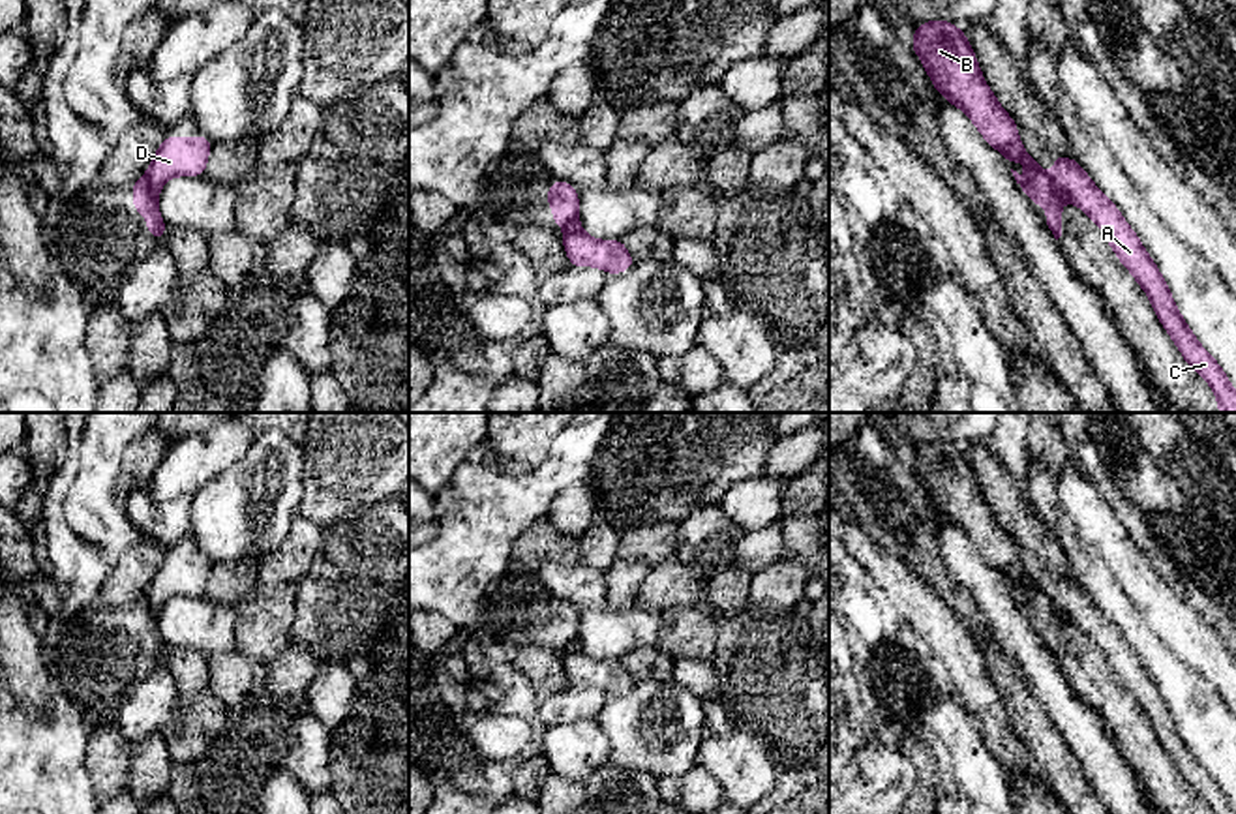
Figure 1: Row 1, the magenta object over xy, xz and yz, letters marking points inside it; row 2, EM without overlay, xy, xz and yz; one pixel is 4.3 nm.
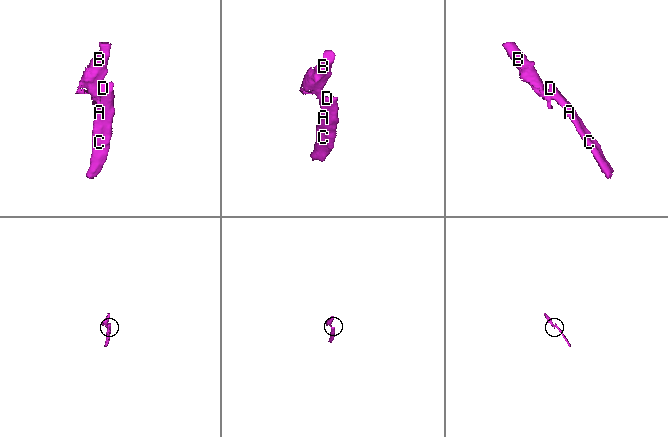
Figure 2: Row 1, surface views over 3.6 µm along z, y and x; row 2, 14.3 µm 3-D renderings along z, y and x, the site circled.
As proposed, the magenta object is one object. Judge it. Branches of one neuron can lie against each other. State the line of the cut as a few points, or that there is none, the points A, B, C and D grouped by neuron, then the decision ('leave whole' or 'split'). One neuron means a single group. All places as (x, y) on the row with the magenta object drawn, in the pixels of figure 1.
yz (1051, 177), (1064, 197) | A C D / B | split

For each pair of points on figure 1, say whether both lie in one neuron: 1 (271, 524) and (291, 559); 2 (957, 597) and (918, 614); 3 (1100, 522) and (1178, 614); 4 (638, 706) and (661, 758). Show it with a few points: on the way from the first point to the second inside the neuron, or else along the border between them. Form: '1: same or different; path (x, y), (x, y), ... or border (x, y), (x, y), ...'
1: different; border (299, 512), (287, 535), (257, 565)
2: different; border (914, 572), (946, 602), (972, 636)
3: same; path (1115, 546), (1128, 567), (1154, 593)
4: same; path (649, 719), (649, 724), (661, 736), (661, 745)

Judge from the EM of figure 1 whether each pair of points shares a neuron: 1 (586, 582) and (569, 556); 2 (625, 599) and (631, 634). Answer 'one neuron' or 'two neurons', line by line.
1: two neurons
2: two neurons

